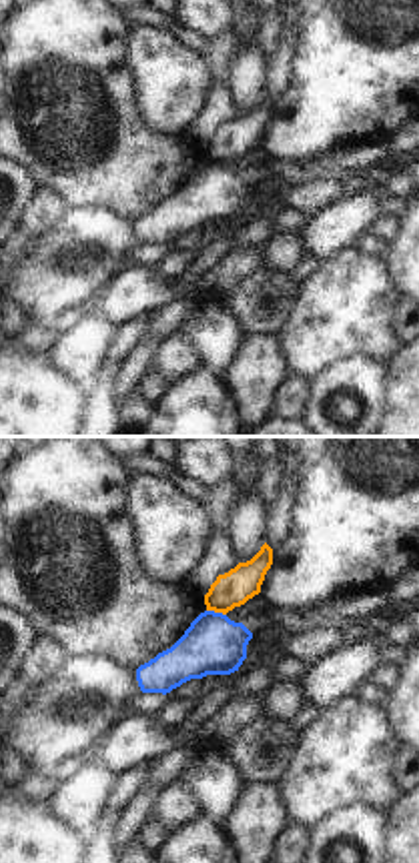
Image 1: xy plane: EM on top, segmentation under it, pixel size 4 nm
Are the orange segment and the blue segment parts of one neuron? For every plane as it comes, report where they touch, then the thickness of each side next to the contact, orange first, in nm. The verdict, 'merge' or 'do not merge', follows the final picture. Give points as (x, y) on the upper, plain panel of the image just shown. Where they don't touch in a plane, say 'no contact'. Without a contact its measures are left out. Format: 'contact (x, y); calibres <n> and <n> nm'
contact (217, 163); calibres 140 and 240 nm

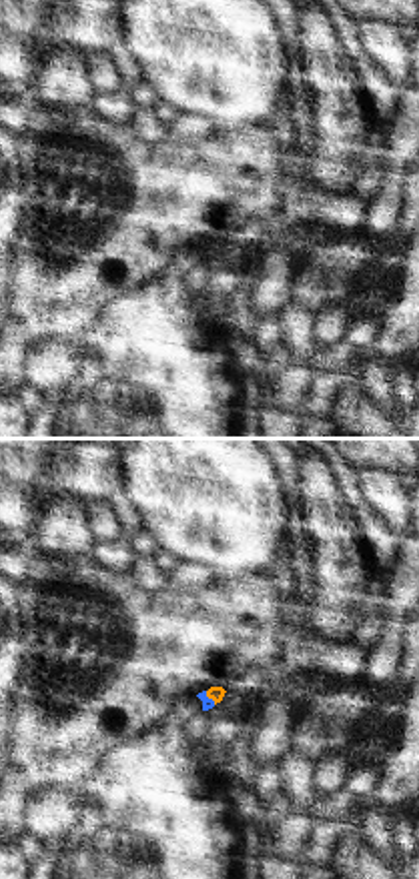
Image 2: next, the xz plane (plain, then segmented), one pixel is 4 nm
contact (209, 249); calibres 60 and 50 nm

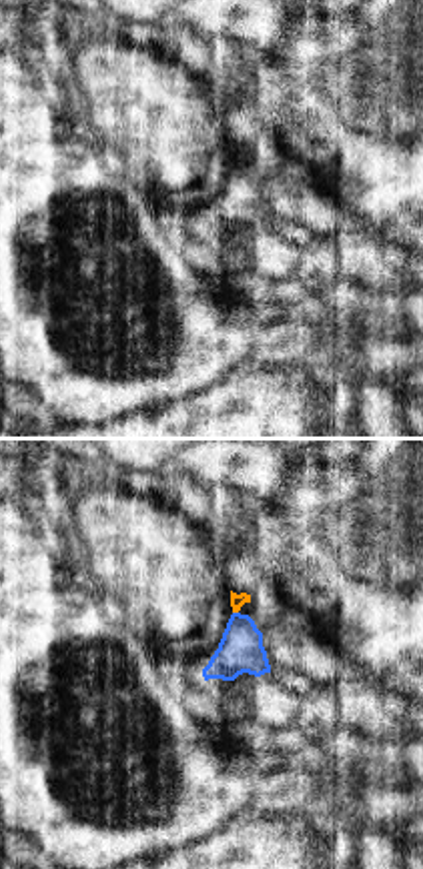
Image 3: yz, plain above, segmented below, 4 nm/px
contact (235, 163); calibres 60 and 180 nm

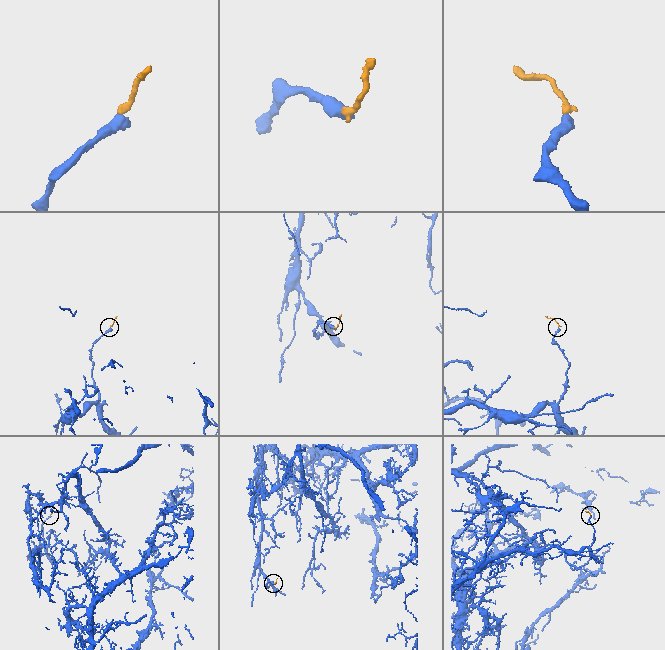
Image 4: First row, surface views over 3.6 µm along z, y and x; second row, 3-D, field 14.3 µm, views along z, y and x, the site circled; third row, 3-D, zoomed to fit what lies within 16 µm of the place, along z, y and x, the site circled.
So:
do not merge

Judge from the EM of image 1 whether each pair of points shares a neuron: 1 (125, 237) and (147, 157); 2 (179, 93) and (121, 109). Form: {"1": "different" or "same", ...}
{"1": "different", "2": "different"}

